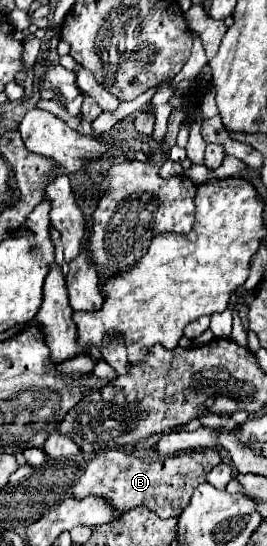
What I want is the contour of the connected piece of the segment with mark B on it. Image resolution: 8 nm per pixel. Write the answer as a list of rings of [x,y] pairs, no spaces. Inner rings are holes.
[[[109,450],[109,452],[95,454],[85,474],[73,486],[73,496],[79,500],[85,496],[103,498],[115,508],[117,514],[123,514],[137,506],[145,506],[151,512],[155,512],[159,518],[179,516],[185,504],[189,504],[193,490],[205,482],[205,476],[219,462],[221,462],[221,456],[217,450],[181,452],[177,456],[155,460],[155,462],[135,458],[123,450]]]

